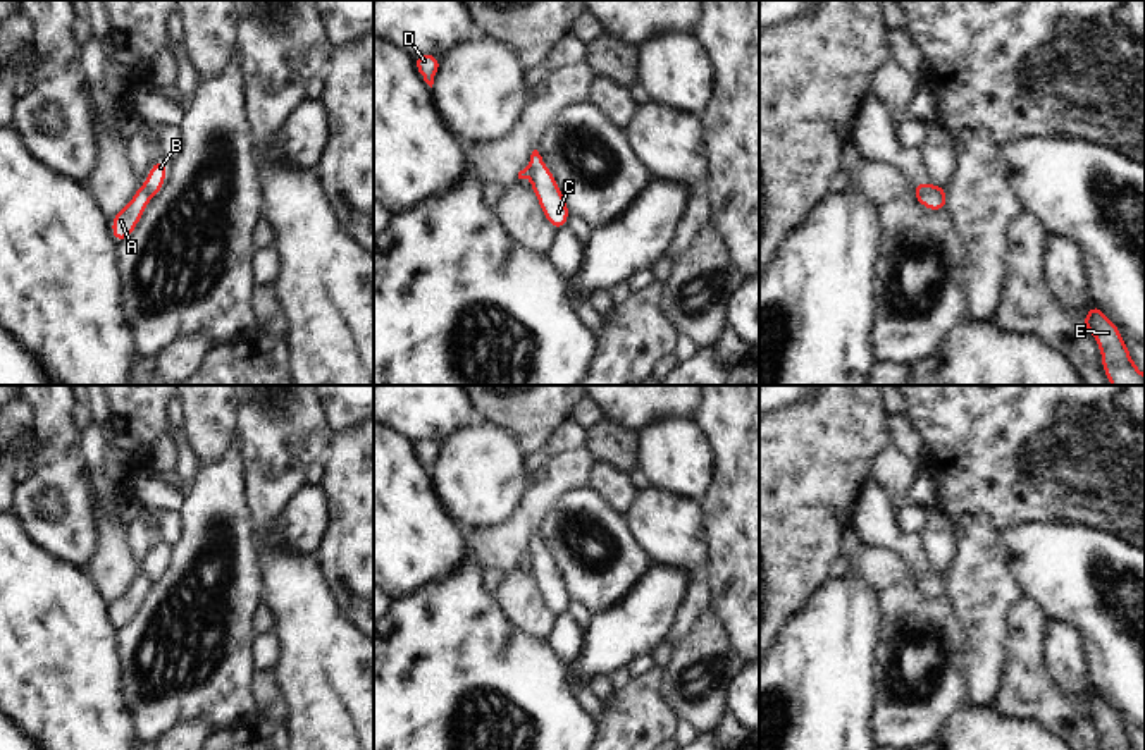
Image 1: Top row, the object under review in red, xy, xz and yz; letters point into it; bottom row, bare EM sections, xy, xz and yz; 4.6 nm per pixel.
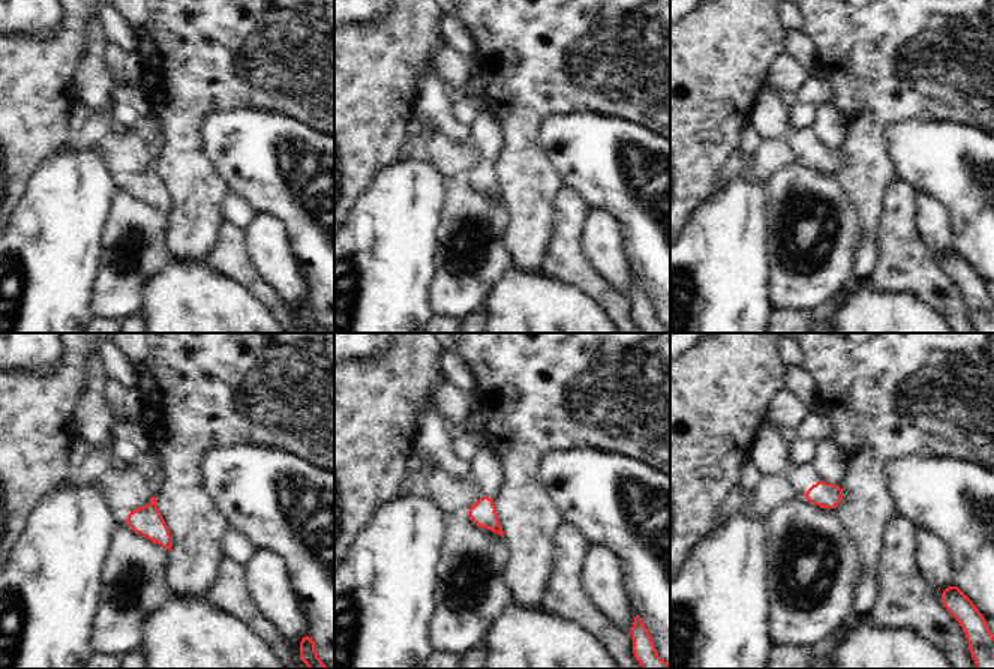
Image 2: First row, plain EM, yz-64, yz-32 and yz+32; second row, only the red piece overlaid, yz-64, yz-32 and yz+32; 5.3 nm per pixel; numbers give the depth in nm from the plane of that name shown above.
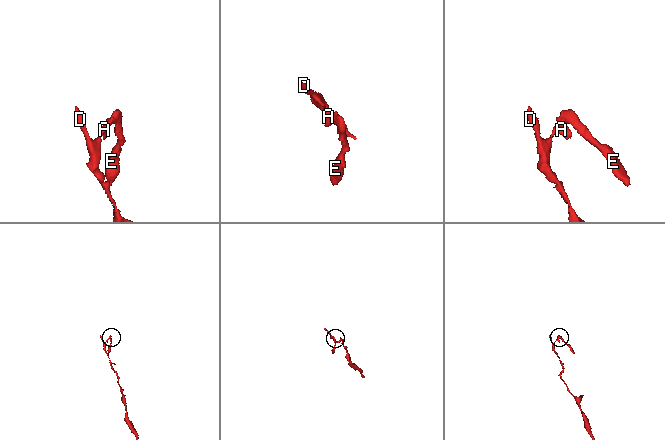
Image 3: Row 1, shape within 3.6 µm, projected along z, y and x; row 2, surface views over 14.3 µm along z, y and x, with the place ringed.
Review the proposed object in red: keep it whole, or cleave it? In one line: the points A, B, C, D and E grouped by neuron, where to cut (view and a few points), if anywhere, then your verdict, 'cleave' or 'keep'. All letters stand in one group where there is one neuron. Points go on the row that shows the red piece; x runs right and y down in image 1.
groups A D / B C E; cut yz (944, 195), (939, 188), (928, 186), (916, 198); cleave

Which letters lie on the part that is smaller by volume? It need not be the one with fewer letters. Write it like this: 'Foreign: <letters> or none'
Foreign: B, C, E

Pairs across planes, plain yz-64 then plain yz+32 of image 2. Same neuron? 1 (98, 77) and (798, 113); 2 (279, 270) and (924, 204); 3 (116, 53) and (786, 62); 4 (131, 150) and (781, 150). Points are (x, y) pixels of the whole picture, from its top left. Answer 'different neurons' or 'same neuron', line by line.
1: different neurons
2: same neuron
3: same neuron
4: same neuron

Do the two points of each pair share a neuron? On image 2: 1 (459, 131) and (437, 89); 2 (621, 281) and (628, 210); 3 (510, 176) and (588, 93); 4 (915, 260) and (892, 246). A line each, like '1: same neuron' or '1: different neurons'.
1: same neuron
2: different neurons
3: same neuron
4: same neuron

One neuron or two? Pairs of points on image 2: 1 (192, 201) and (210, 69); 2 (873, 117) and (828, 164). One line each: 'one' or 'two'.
1: one
2: two

